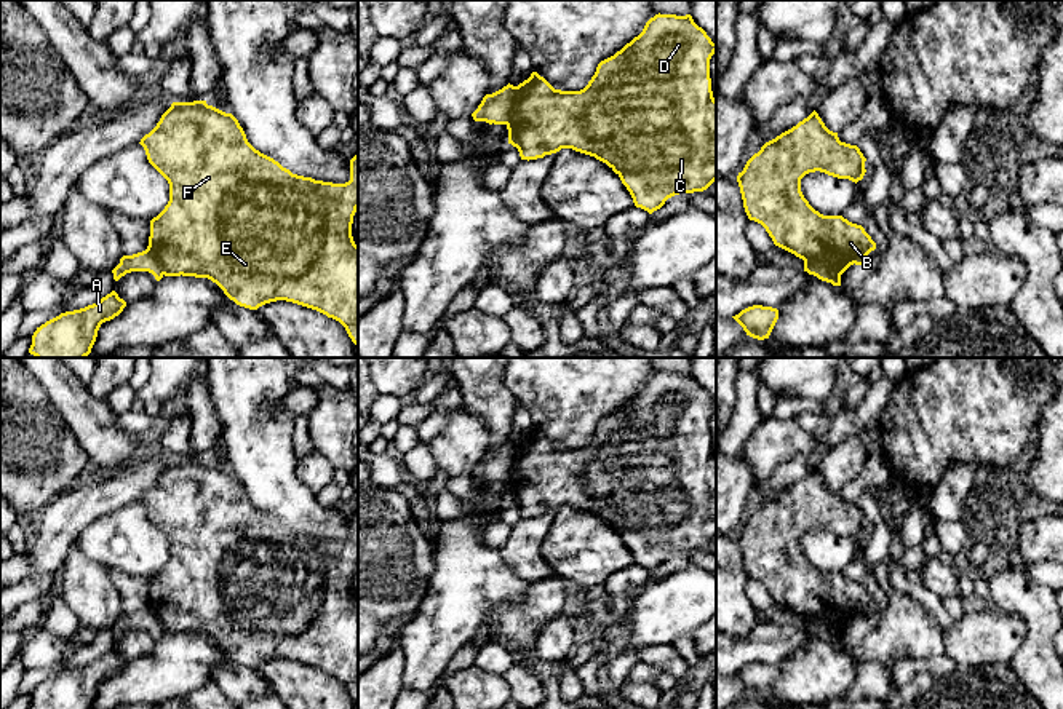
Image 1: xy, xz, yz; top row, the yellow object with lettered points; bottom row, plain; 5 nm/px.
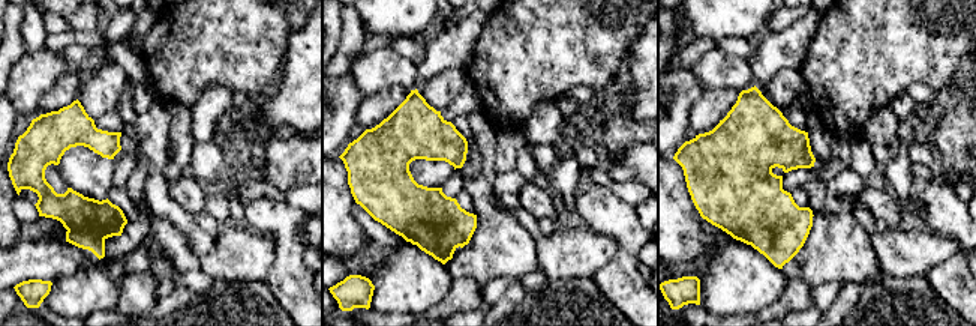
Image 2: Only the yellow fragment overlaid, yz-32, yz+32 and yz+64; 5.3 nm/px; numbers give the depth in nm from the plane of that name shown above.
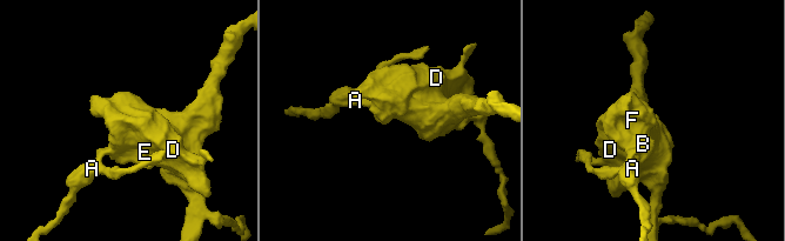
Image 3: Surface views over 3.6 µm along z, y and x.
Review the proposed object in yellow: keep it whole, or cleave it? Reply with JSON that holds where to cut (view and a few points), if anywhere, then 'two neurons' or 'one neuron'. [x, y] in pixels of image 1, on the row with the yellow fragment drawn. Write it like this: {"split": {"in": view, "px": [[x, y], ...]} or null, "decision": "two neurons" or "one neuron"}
{"split": {"in": "xz", "px": [[515, 87], [515, 109], [505, 123]]}, "decision": "two neurons"}

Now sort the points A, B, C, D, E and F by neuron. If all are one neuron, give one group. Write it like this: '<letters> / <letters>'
A / B C D E F

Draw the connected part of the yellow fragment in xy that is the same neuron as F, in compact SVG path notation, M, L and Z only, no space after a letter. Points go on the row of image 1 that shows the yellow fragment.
M206 101L173 102L139 144L169 184L169 201L150 220L147 246L165 276L208 278L249 310L277 300L317 310L339 321L358 345L358 246L352 236L358 152L345 184L293 174L253 147L232 113Z

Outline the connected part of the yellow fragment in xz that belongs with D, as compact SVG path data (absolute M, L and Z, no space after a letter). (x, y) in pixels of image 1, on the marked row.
M659 13L638 37L598 64L583 89L555 89L537 72L515 86L508 144L528 161L561 149L595 156L620 177L635 206L649 214L675 195L703 192L716 180L716 99L710 78L715 53L716 43L691 14Z

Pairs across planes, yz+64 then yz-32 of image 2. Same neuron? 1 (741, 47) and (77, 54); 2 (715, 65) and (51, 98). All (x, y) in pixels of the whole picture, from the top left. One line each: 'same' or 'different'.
1: same
2: different

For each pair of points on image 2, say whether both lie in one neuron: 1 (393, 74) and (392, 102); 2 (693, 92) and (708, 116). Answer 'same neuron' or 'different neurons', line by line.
1: different neurons
2: different neurons

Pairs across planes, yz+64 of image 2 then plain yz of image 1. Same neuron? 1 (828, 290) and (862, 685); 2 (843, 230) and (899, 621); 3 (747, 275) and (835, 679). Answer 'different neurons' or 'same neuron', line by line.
1: different neurons
2: same neuron
3: same neuron

